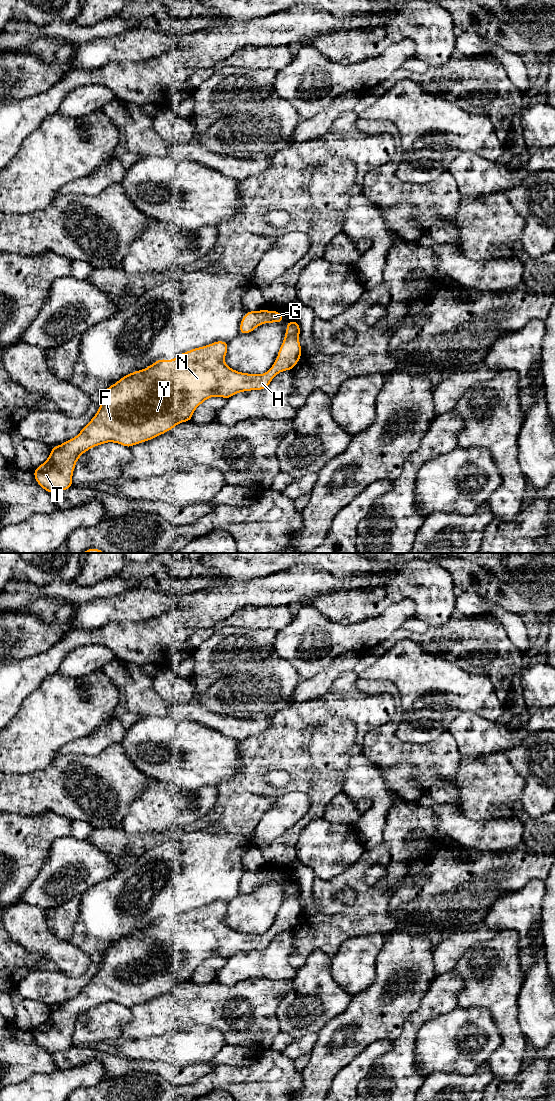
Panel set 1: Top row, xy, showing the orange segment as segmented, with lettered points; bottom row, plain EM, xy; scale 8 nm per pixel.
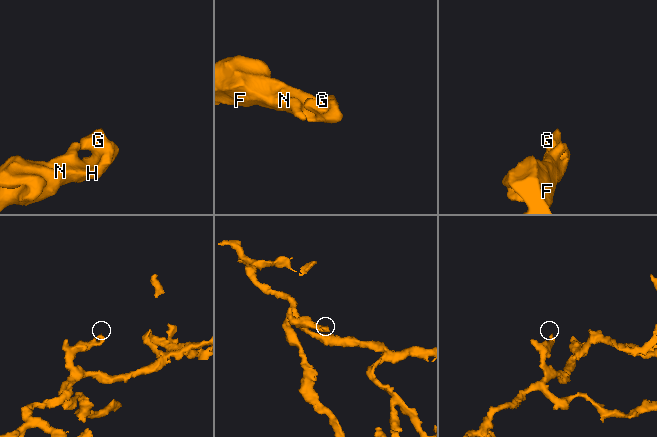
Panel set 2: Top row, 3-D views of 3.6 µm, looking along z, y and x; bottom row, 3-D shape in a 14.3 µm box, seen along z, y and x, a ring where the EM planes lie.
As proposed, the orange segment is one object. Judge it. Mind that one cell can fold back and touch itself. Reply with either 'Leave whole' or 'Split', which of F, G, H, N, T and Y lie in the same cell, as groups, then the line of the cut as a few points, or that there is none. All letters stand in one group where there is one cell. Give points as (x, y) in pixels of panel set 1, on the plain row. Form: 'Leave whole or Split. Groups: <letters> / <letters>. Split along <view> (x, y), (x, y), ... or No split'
Leave whole. Groups: F G H N T Y. No split

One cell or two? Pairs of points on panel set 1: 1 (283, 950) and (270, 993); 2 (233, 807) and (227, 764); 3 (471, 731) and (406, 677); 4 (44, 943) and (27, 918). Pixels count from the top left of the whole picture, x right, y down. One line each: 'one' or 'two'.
1: two
2: two
3: two
4: one

